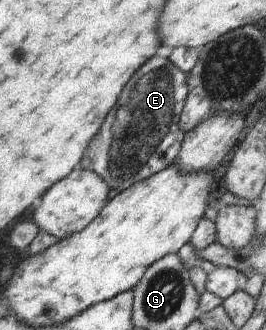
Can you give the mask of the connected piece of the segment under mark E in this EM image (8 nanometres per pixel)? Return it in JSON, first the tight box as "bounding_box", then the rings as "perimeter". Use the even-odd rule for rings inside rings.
{"bounding_box":[84,53,188,192],"perimeter":[[[163,53],[151,57],[123,87],[117,103],[89,142],[84,155],[90,161],[90,169],[102,177],[110,189],[121,192],[169,167],[176,161],[184,140],[179,120],[187,94],[188,74]]]}

